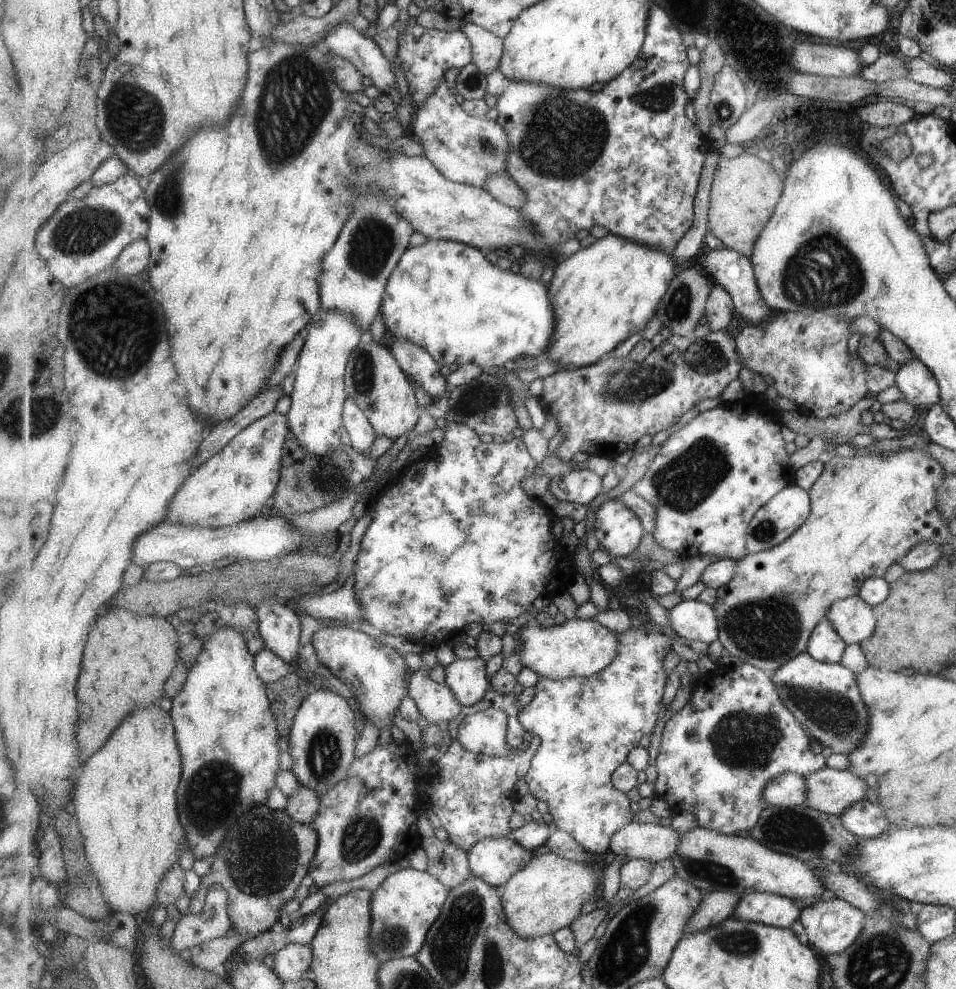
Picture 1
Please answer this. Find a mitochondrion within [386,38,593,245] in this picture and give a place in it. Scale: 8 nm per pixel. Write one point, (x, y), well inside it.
(488, 147)

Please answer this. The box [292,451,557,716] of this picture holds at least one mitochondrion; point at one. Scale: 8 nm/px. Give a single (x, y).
(327, 477)

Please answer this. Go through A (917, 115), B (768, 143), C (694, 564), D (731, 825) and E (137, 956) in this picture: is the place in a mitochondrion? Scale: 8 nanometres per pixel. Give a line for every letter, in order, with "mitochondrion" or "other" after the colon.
A: other
B: other
C: other
D: other
E: other

